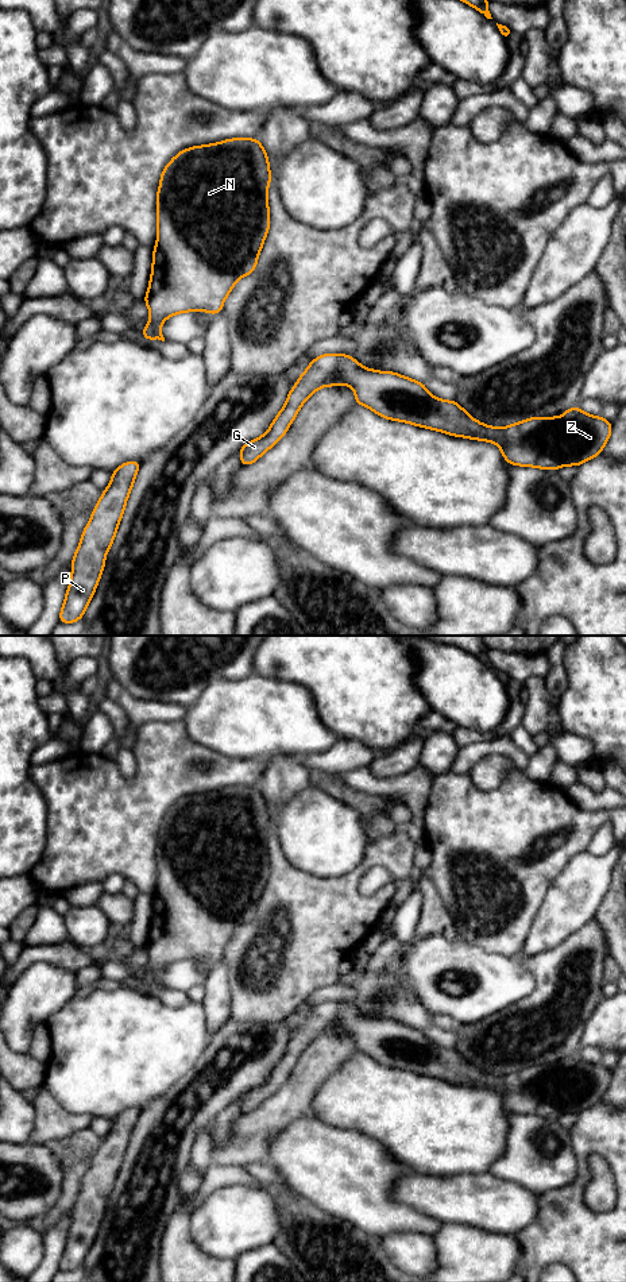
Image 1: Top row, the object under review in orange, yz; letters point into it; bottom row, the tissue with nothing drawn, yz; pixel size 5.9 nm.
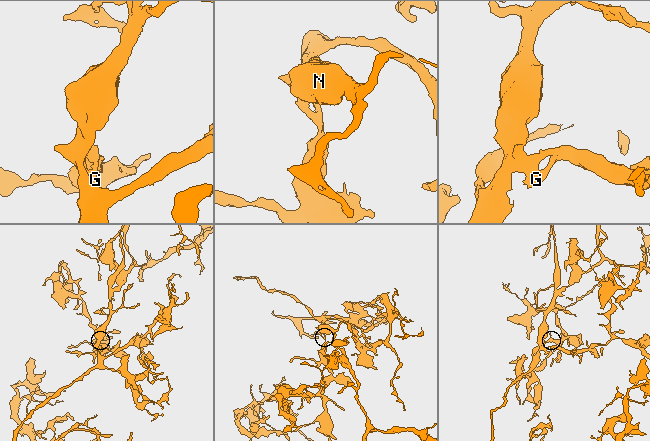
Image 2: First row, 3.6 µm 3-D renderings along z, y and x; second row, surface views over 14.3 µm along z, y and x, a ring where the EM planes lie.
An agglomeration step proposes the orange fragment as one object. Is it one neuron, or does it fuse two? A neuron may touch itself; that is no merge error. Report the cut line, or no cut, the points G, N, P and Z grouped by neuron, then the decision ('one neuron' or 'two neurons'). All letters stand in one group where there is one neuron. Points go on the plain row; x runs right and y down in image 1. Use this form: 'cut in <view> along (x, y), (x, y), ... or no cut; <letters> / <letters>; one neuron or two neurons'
no cut; G N P Z; one neuron

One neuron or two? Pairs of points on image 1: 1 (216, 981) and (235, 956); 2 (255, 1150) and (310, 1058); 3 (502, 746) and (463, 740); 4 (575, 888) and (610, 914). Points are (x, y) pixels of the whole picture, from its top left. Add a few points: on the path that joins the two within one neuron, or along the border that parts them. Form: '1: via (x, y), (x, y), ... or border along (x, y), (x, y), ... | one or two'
1: border along (223, 957), (228, 965), (228, 988), (231, 995) | two
2: via (262, 1127), (298, 1091), (302, 1081) | one
3: border along (489, 737), (460, 748) | two
4: border along (611, 876), (594, 916) | two

